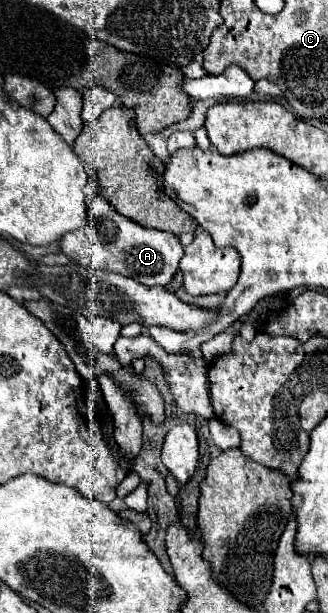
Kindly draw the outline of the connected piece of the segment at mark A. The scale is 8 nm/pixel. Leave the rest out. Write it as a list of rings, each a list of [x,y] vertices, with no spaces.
[[[94,196],[88,206],[88,222],[84,228],[68,232],[60,240],[60,250],[76,266],[92,266],[106,272],[116,272],[126,278],[134,278],[144,286],[166,286],[178,270],[178,262],[184,256],[180,240],[172,232],[146,228],[130,218],[124,218],[102,196]]]

